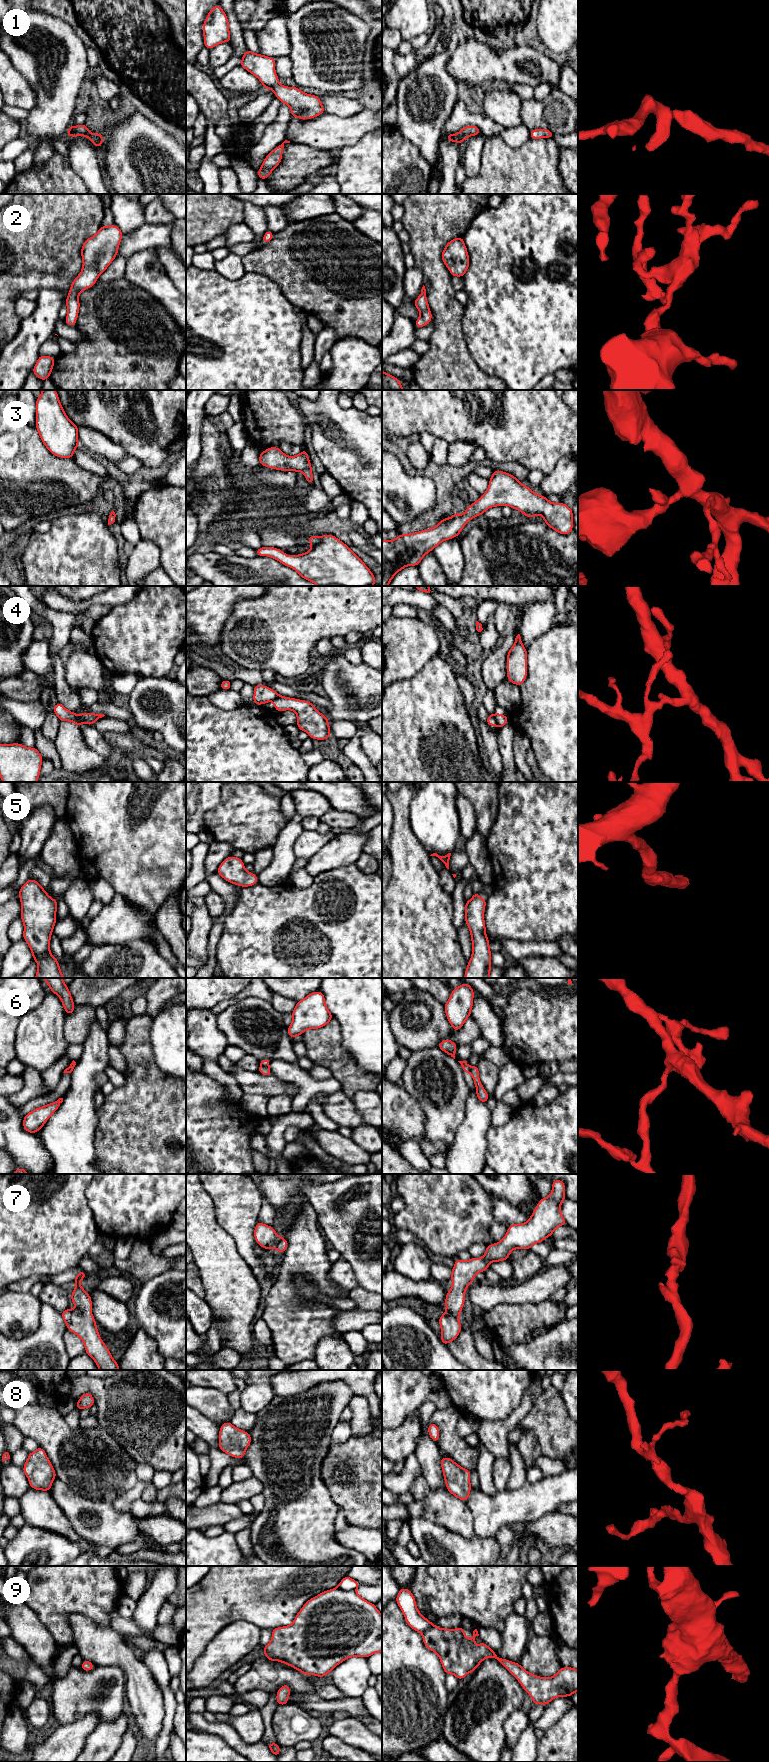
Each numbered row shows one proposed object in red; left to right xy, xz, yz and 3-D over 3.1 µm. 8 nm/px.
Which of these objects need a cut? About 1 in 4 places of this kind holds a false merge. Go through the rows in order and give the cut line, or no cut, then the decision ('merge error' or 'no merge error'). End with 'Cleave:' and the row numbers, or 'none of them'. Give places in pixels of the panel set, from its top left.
1: no cut; no merge error
2: no cut; no merge error
3: no cut; no merge error
4: cut in yz along (493, 714), (497, 725); merge error
5: no cut; no merge error
6: cut in xz along (261, 1065), (268, 1066); merge error
7: no cut; no merge error
8: no cut; no merge error
9: no cut; no merge error
Cleave: 4, 6

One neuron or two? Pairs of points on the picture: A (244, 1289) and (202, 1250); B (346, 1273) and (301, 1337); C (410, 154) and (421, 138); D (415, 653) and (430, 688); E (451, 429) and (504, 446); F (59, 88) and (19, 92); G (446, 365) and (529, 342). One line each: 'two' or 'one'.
A: one
B: two
C: two
D: two
E: one
F: two
G: two

